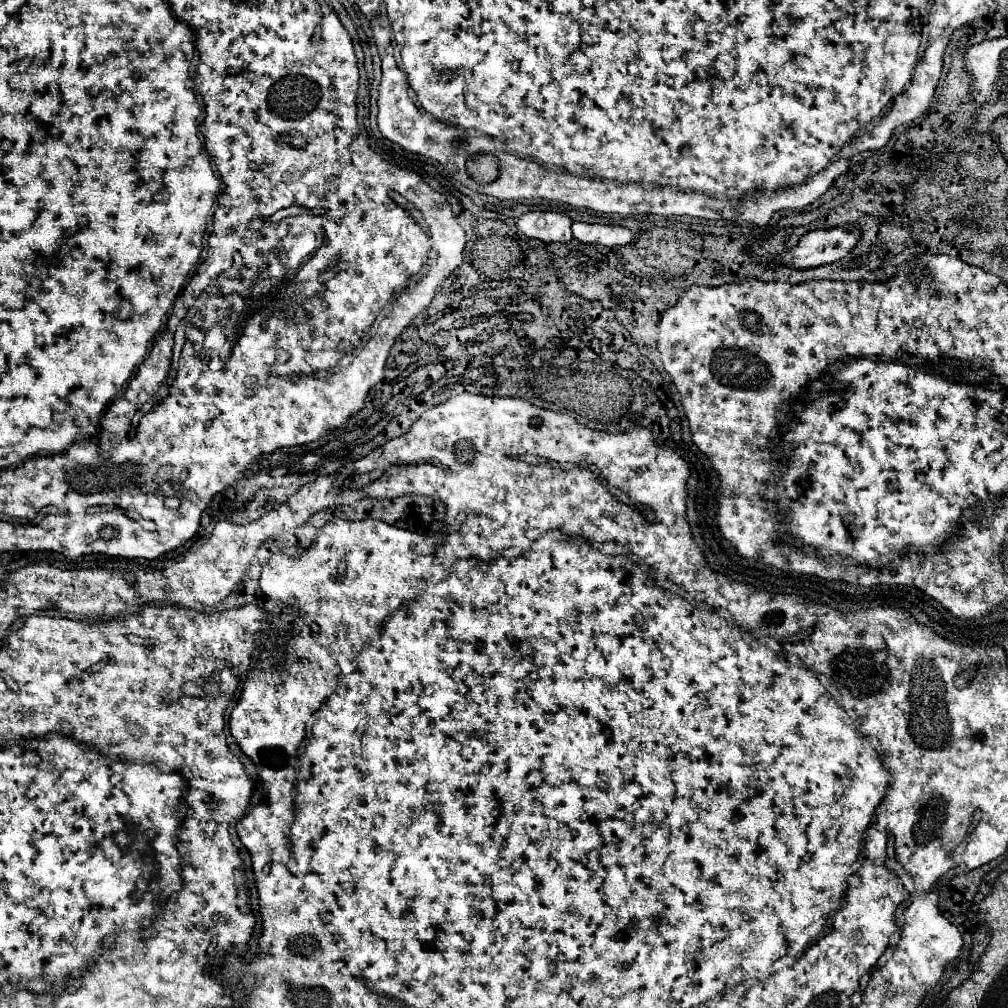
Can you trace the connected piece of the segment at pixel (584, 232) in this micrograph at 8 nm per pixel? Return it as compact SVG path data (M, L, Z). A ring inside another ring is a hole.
M573 222L573 238L583 244L603 244L609 248L625 246L631 242L631 230L623 226L611 224L587 224L587 222Z

